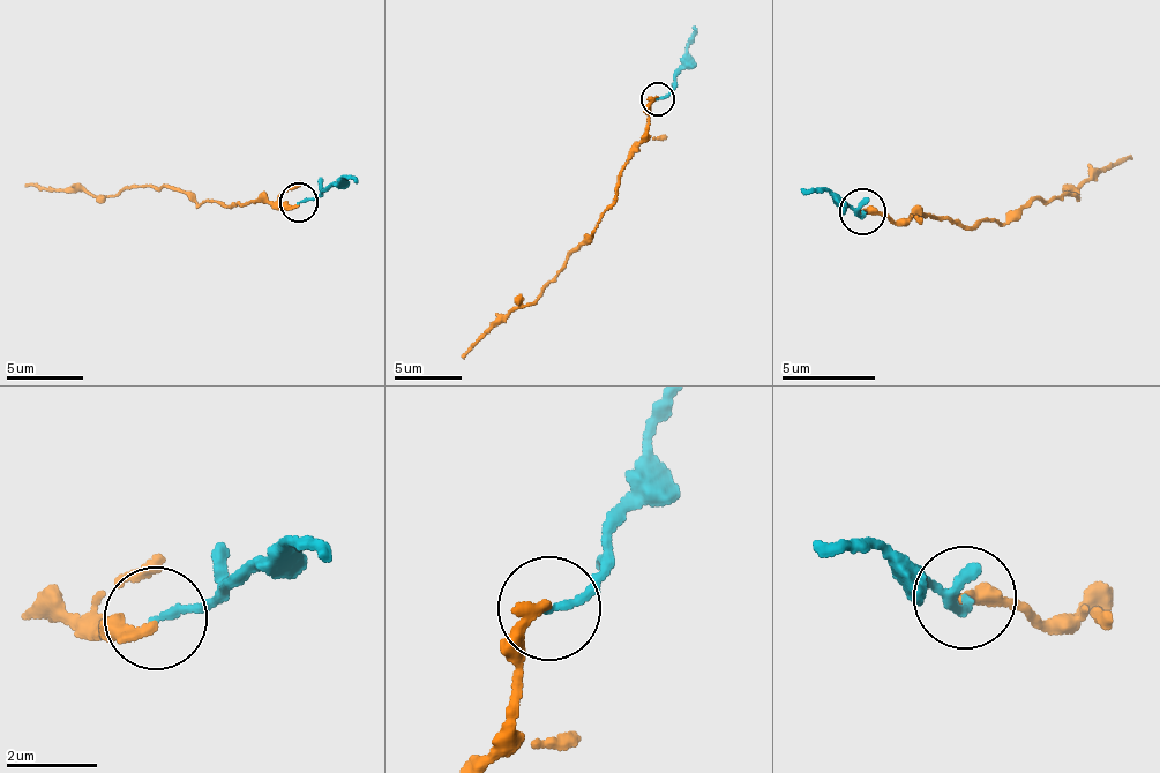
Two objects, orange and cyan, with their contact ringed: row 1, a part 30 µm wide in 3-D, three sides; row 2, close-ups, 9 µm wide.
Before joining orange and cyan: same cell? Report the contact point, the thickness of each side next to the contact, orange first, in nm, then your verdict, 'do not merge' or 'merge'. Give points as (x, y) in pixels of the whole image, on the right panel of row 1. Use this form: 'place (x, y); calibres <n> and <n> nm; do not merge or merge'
place (862, 211); calibres 240 and 150 nm; merge

